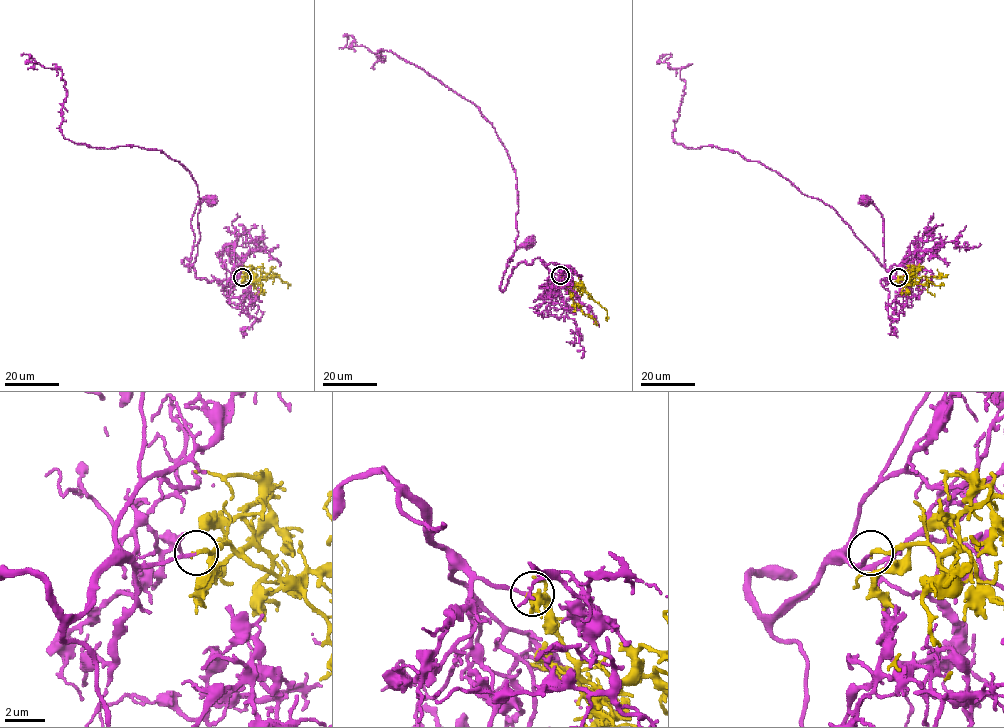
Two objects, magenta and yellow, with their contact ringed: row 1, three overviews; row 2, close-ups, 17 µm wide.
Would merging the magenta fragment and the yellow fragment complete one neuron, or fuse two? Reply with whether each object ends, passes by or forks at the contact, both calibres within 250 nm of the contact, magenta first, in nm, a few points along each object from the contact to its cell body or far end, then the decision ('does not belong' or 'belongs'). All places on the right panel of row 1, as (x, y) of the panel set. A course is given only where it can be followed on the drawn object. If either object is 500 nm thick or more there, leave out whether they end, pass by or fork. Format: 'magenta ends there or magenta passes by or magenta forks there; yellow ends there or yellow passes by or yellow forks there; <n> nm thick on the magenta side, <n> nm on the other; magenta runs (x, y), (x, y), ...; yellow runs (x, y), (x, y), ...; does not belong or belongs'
magenta ends there; yellow ends there; 160 nm thick on the magenta side, 190 nm on the other; magenta runs (898, 277), (881, 282), (913, 258), (885, 268), (883, 219), (864, 199); yellow runs (898, 277), (905, 275), (909, 280), (925, 276), (934, 285), (944, 285); belongs

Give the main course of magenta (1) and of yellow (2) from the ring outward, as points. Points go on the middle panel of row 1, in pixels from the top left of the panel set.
1: (559, 275), (539, 258), (531, 264), (522, 261), (513, 267), (505, 289), (500, 288), (507, 262), (529, 241)
2: (559, 275), (564, 282), (579, 287), (604, 308), (607, 321)

